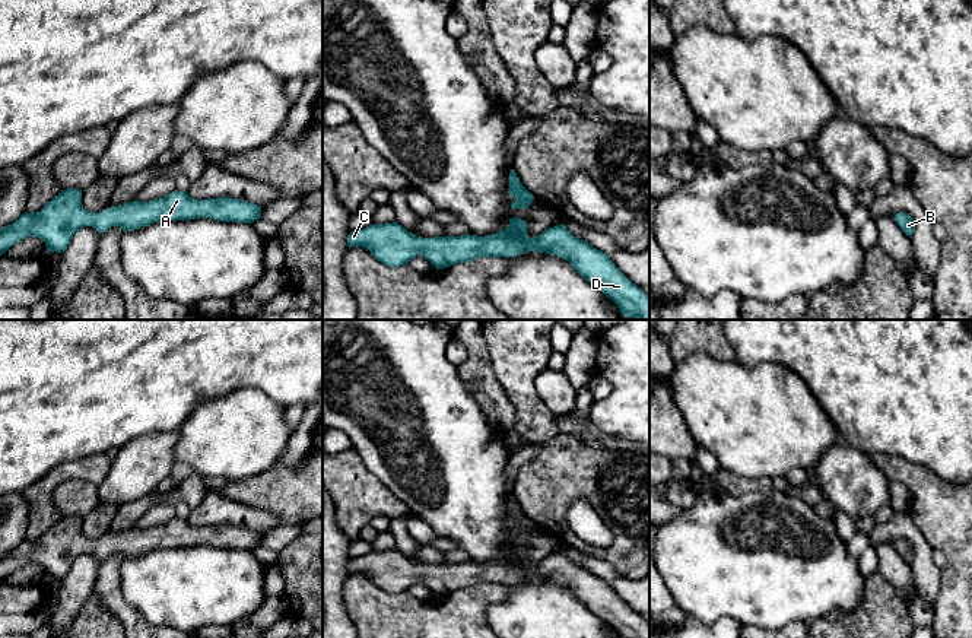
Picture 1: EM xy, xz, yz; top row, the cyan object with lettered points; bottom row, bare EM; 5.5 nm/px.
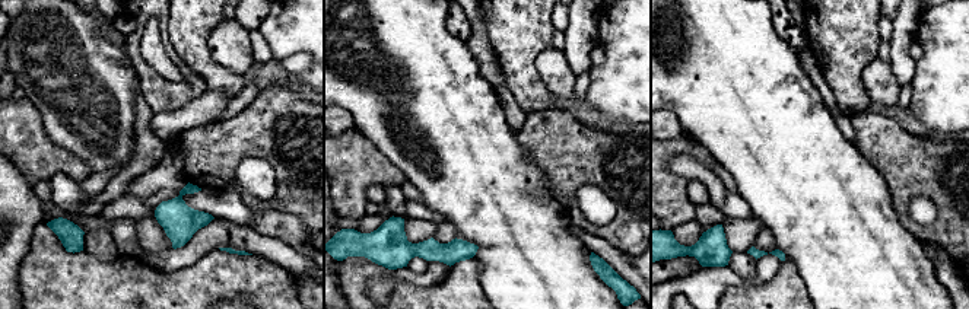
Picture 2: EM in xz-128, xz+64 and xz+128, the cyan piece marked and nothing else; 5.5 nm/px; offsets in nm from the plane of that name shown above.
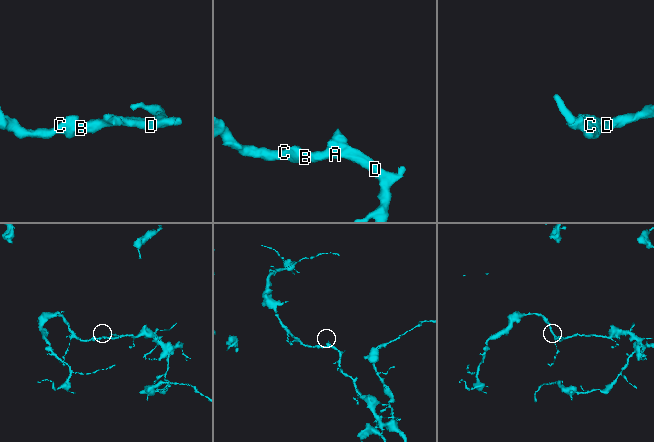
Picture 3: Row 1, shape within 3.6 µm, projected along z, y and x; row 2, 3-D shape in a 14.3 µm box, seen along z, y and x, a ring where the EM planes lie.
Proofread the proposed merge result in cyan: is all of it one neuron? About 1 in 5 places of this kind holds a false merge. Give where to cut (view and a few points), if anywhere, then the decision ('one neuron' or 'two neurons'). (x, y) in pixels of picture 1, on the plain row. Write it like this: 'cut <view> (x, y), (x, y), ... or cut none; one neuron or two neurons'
cut none; one neuron

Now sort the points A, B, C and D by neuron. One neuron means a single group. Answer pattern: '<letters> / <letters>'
A B C D

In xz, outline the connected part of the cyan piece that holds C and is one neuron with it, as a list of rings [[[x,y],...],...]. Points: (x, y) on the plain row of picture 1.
[[[511,545],[509,552],[493,562],[460,562],[460,564],[414,564],[397,549],[369,552],[363,556],[352,558],[347,562],[349,577],[363,574],[385,593],[400,594],[409,591],[417,581],[423,583],[436,596],[445,596],[457,590],[468,590],[480,584],[515,584],[528,578],[553,581],[565,585],[571,593],[585,604],[595,616],[601,618],[619,635],[619,638],[649,638],[649,623],[632,610],[610,587],[610,583],[594,575],[587,568],[574,564],[565,552],[556,552],[544,556],[540,562],[530,565],[527,562],[527,549],[521,545]]]

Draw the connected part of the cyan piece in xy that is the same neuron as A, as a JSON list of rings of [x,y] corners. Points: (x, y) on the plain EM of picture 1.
[[[67,515],[39,539],[25,539],[13,550],[0,555],[0,583],[26,564],[38,564],[48,578],[61,581],[73,562],[85,553],[92,553],[99,561],[111,553],[120,553],[128,559],[155,549],[200,545],[252,550],[261,545],[261,533],[232,524],[194,527],[187,518],[174,517],[150,529],[133,527],[93,540],[83,534],[82,517]]]

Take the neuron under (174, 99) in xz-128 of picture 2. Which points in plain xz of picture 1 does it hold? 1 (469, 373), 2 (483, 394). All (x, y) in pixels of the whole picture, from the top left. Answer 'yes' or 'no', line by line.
1: yes
2: yes

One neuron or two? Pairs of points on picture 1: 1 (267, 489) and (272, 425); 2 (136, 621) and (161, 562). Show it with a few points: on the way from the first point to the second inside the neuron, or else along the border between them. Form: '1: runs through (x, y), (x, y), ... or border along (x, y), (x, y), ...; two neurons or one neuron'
1: border along (278, 464), (244, 476), (237, 482); two neurons
2: border along (120, 583), (123, 599), (148, 622); two neurons

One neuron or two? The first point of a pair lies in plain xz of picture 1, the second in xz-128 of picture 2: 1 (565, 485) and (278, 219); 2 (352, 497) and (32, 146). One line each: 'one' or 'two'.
1: two
2: one

